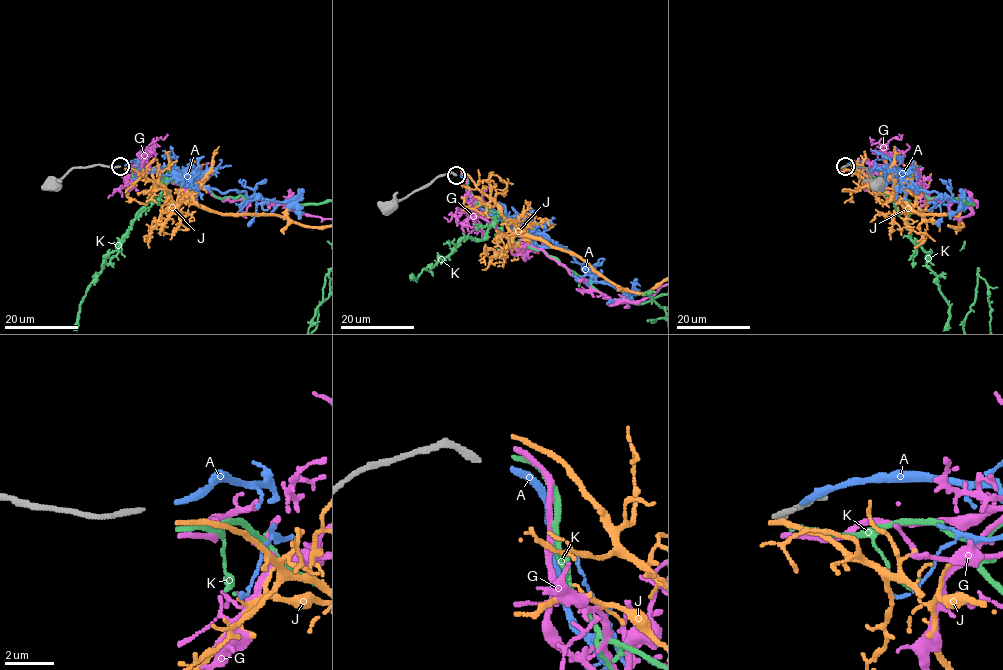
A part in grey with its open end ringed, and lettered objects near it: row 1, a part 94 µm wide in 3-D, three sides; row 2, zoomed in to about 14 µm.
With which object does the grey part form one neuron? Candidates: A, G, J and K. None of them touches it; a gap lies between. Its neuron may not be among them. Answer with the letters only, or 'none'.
A

